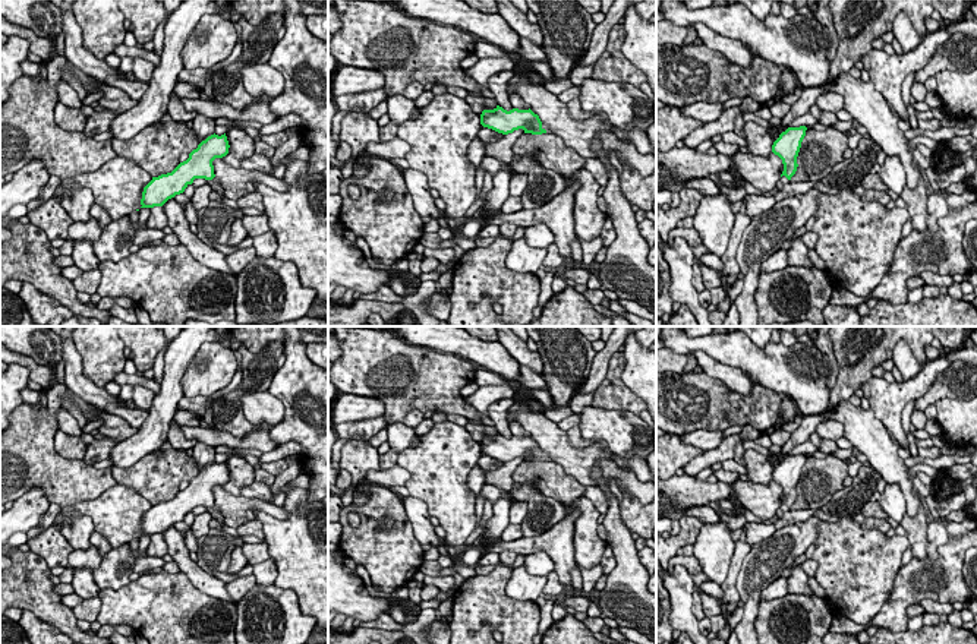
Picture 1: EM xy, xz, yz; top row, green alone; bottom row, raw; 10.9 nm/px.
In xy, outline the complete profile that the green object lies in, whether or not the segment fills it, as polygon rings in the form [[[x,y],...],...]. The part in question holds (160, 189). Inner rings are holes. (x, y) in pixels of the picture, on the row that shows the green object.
[[[226,133],[208,136],[171,173],[152,177],[144,187],[141,208],[163,206],[168,199],[183,193],[195,179],[212,180],[215,177],[212,161],[226,157],[229,148]]]

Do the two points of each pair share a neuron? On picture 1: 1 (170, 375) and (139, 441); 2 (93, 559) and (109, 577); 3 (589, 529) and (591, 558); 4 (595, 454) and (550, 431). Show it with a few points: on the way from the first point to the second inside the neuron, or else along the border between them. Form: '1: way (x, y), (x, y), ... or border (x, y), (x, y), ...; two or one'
1: way (170, 391), (155, 425); one
2: border (103, 558), (93, 571); two
3: way (589, 536), (589, 551); one
4: way (583, 454), (571, 454), (560, 442); one

